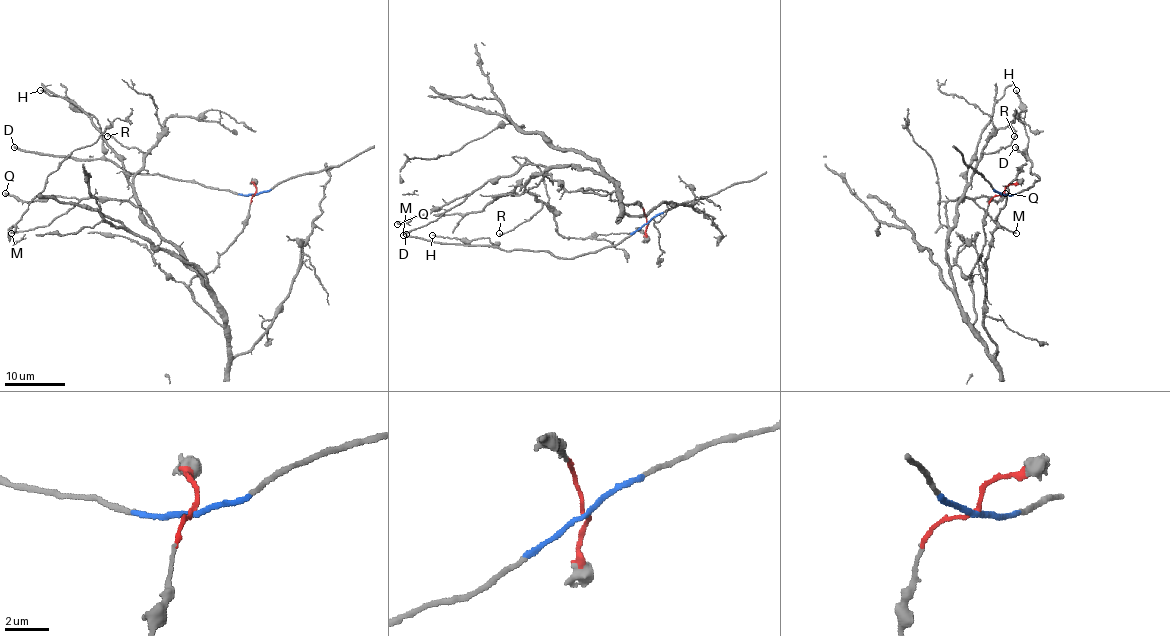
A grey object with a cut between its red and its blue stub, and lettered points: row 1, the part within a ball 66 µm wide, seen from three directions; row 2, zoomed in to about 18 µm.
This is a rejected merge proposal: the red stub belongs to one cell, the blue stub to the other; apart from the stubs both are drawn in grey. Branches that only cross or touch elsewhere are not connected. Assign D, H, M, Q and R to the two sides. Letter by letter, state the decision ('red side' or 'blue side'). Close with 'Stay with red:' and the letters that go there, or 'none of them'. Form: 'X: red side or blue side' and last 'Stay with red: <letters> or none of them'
D: blue side
H: blue side
M: red side
Q: red side
R: red side
Stay with red: M, Q, R

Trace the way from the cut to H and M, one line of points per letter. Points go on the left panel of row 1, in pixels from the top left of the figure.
H: (255, 194), (151, 174), (129, 174), (105, 156), (96, 120), (79, 112), (66, 98), (40, 89)
M: (255, 194), (246, 224), (189, 287), (222, 325), (187, 258), (126, 200), (82, 197), (46, 226), (11, 233)

